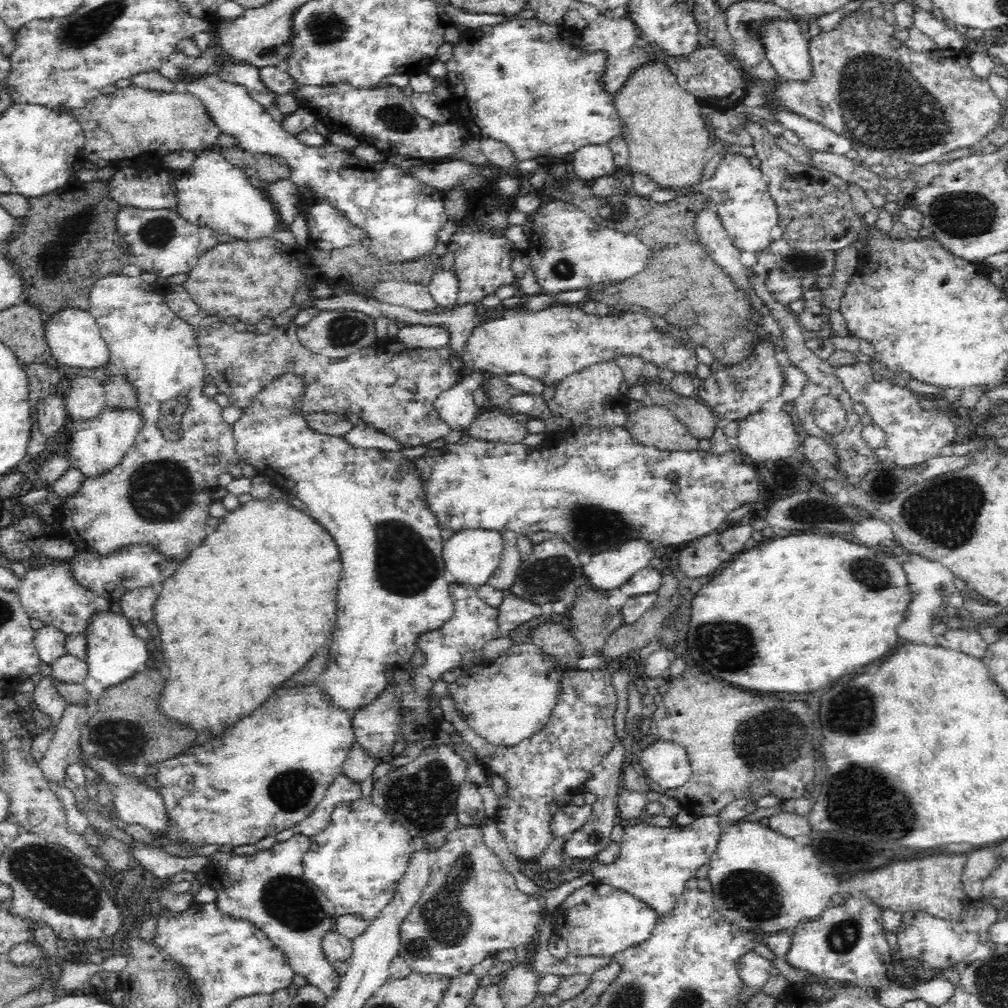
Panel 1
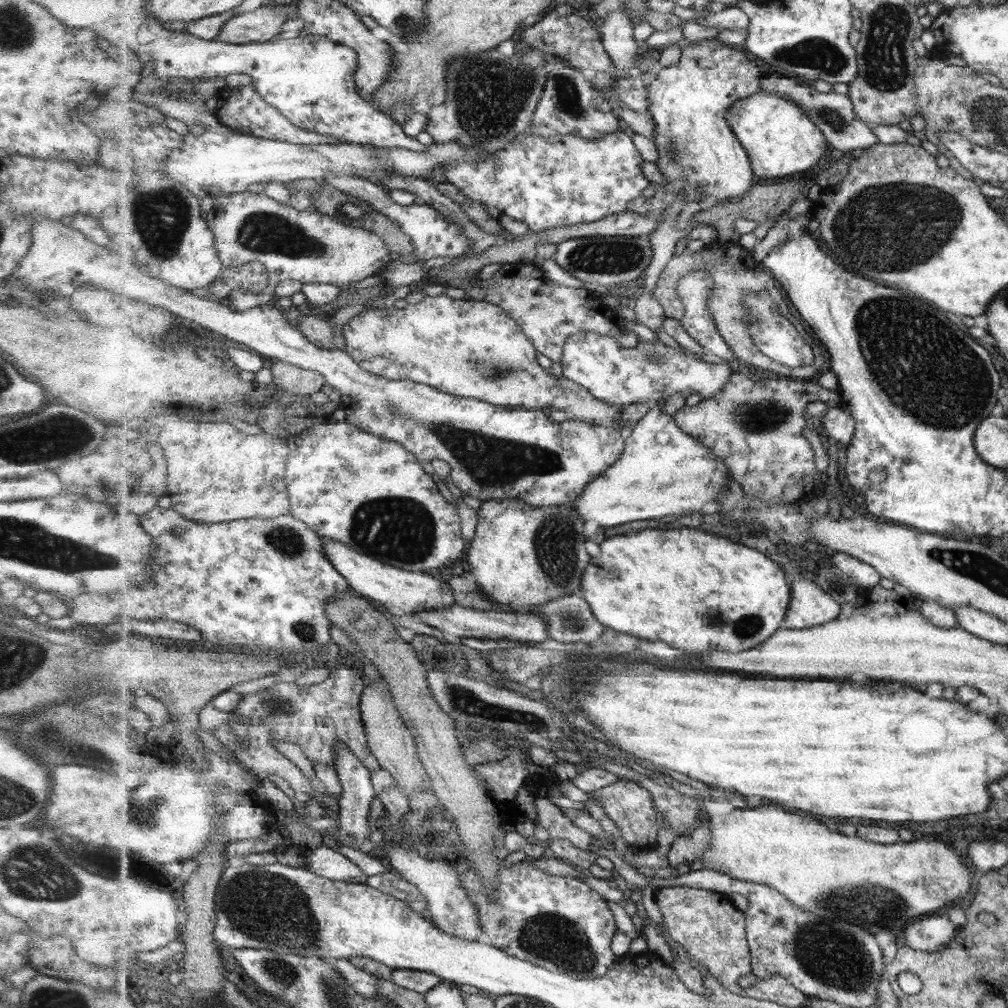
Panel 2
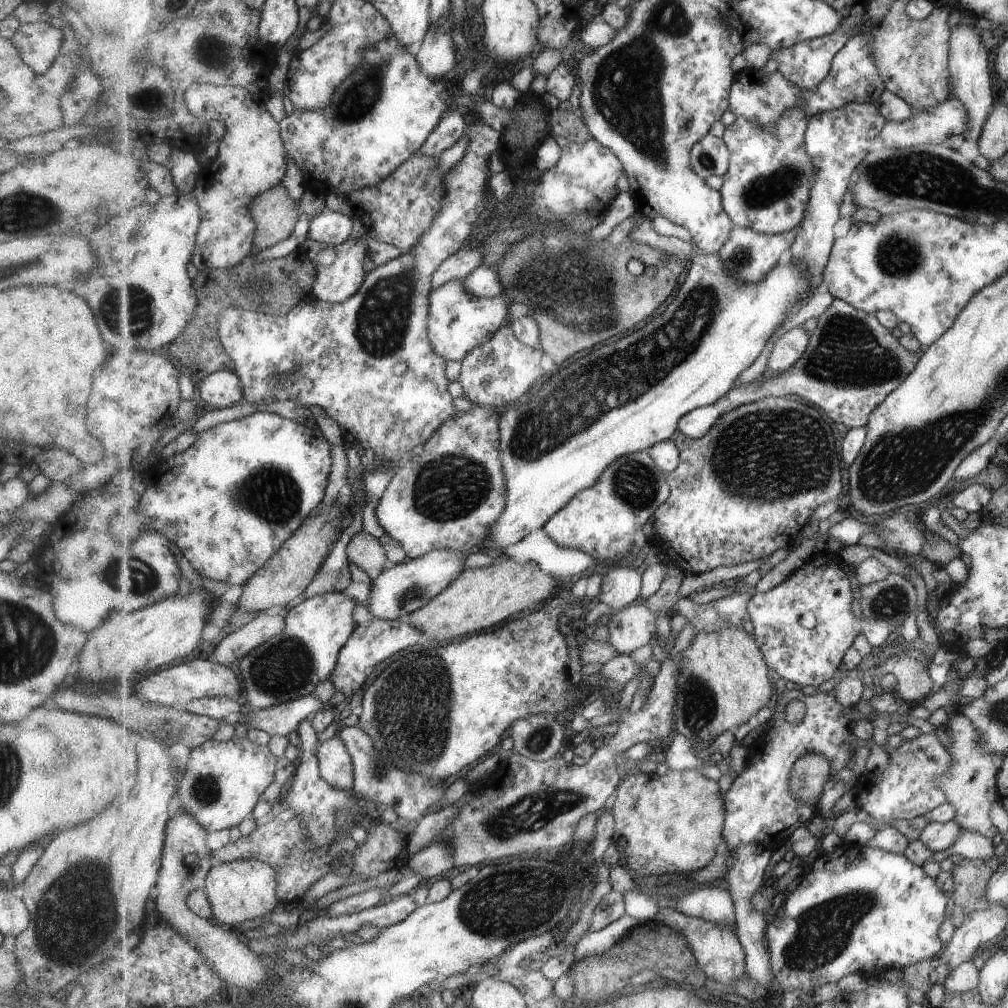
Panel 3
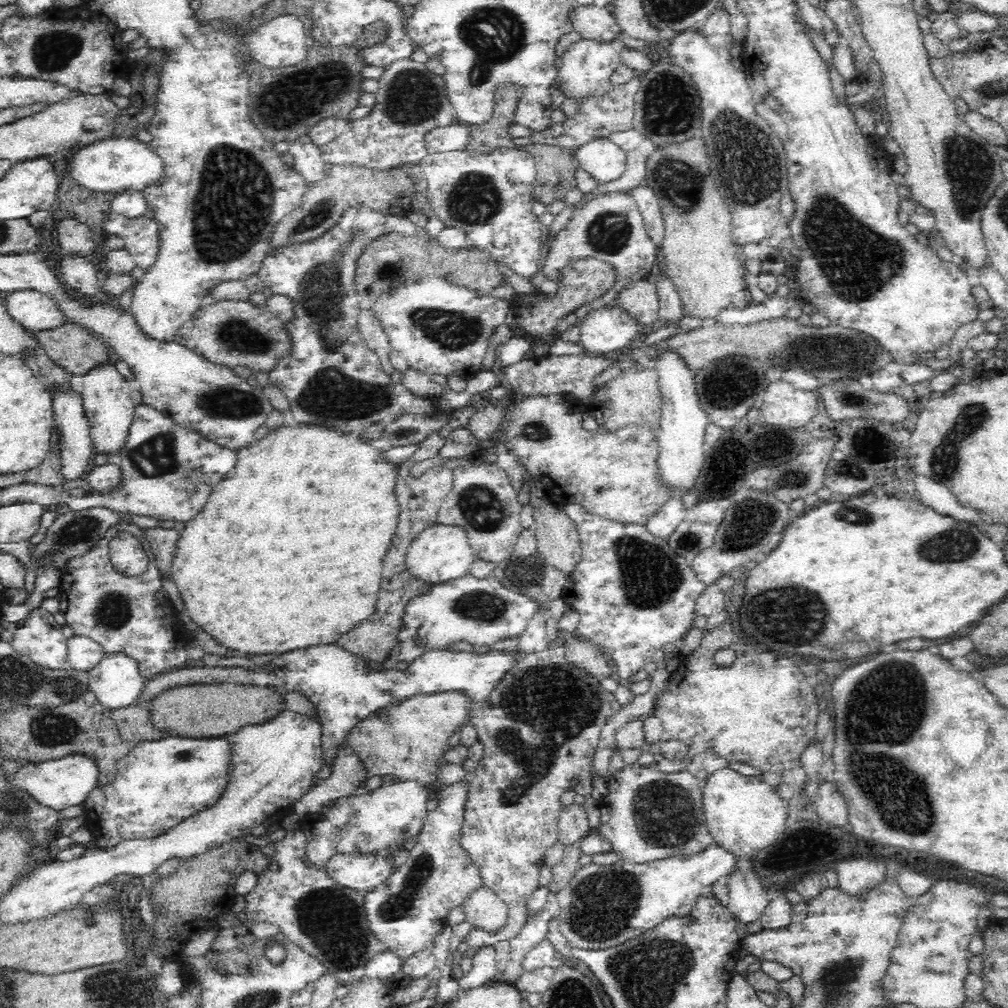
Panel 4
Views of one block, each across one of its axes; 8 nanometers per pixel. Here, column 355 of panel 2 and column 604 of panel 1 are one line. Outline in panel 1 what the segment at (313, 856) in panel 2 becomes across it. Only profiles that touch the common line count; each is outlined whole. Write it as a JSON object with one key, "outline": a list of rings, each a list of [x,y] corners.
{"outline":[[[718,815],[697,817],[688,826],[649,826],[623,824],[624,835],[618,858],[612,864],[600,864],[592,859],[588,874],[595,882],[632,894],[638,901],[653,907],[659,916],[670,912],[686,890],[686,882],[695,877],[703,864],[710,862],[717,850],[723,822]]]}

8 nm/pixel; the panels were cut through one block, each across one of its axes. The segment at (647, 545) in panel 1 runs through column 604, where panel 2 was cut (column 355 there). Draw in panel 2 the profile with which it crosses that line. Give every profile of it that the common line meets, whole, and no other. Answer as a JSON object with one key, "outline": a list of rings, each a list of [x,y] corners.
{"outline":[[[328,539],[328,542],[324,543],[324,551],[333,566],[348,579],[351,591],[379,606],[391,605],[400,608],[407,615],[415,615],[427,609],[450,607],[456,603],[456,595],[447,582],[423,571],[413,572],[385,564],[369,554],[356,551],[340,540]]]}

